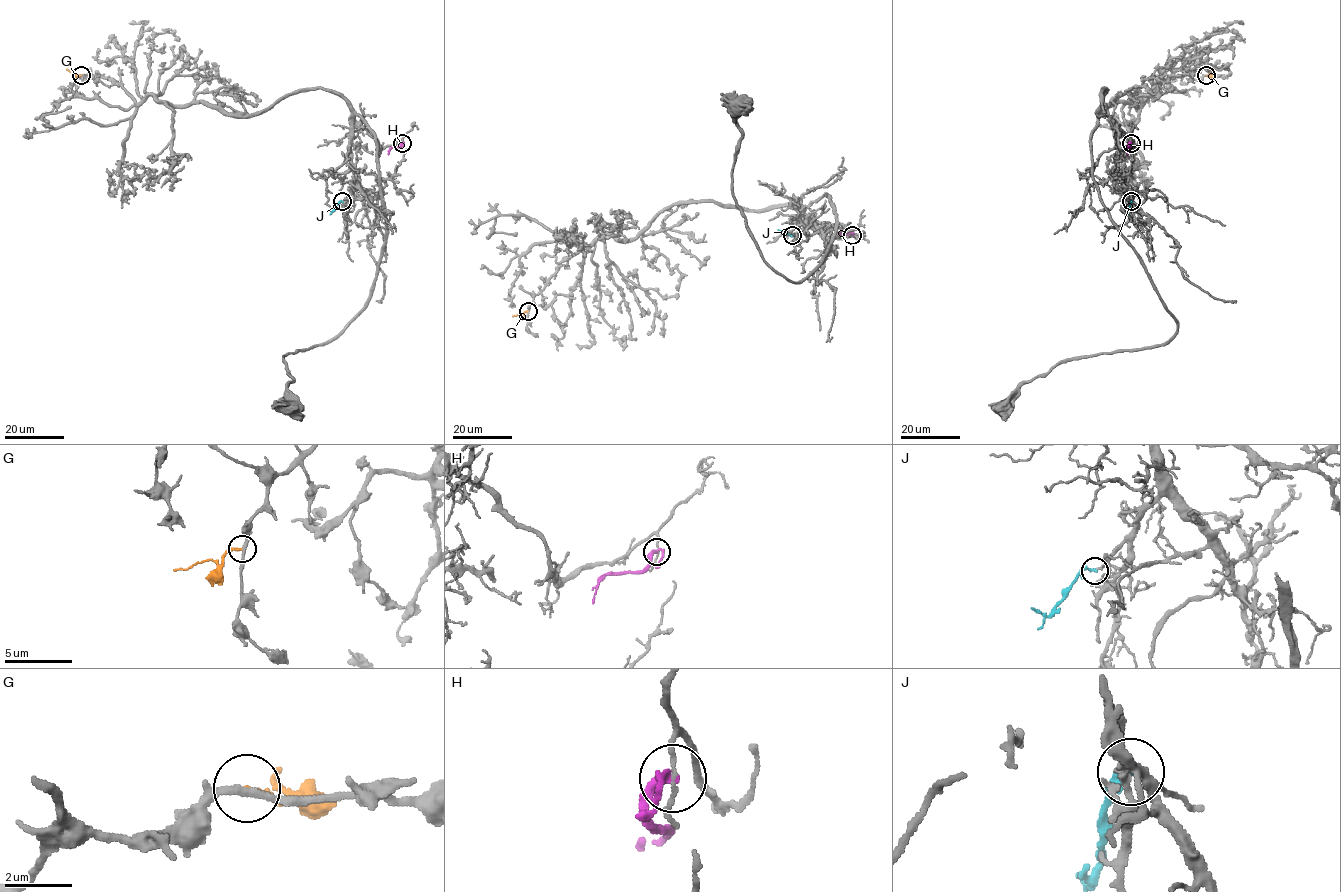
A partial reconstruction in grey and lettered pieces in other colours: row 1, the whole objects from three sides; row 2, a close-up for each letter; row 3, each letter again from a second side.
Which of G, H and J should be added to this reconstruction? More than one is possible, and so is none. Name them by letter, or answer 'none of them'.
J

